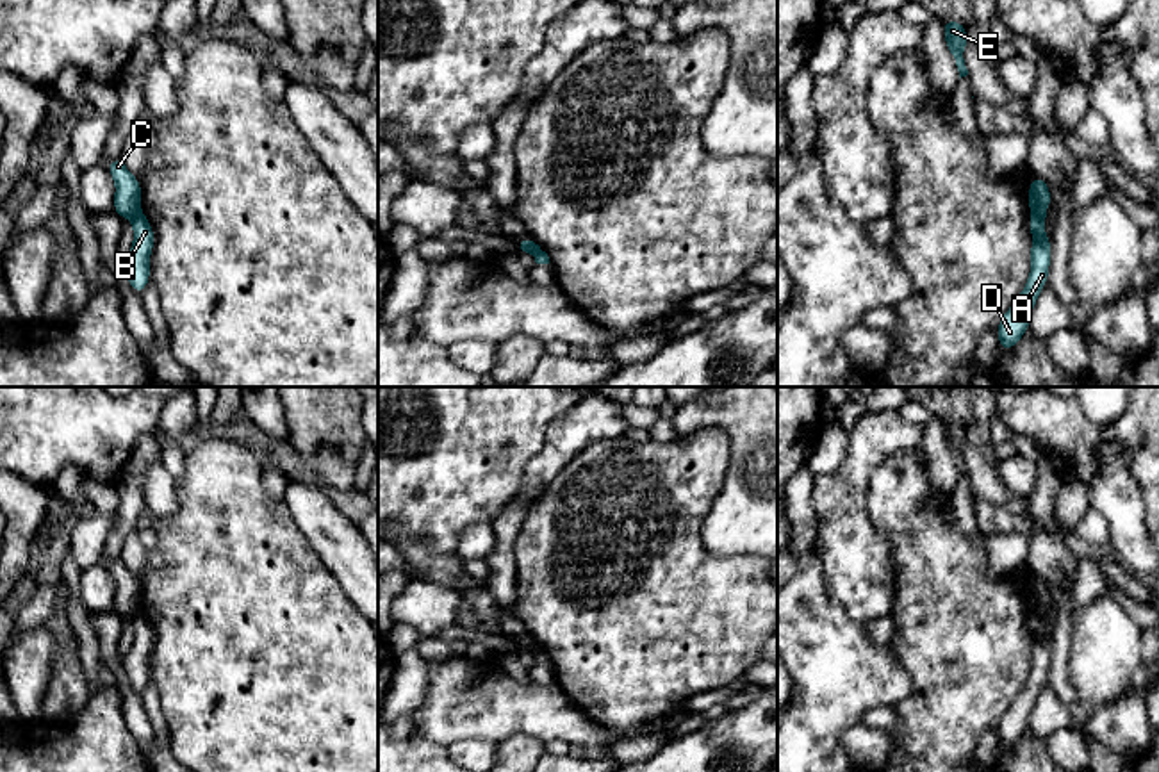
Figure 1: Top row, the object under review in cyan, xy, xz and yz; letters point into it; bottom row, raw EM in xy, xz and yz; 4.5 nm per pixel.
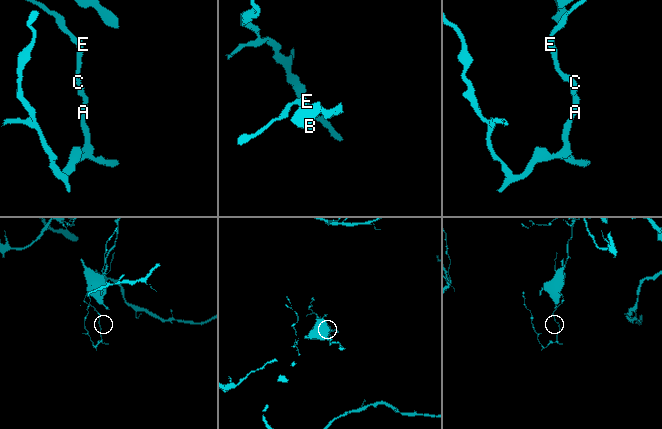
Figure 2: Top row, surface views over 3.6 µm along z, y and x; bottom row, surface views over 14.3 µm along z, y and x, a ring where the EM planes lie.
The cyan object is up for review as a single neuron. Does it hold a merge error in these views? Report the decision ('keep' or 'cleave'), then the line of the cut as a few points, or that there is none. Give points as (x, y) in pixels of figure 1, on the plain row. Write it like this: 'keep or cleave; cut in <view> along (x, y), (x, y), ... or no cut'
cleave; cut in yz along (1043, 610), (1031, 615)

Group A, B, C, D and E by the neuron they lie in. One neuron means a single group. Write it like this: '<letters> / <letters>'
A B D / C E

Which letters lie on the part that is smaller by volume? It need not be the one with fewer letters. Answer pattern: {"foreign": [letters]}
{"foreign": ["A", "B", "D"]}

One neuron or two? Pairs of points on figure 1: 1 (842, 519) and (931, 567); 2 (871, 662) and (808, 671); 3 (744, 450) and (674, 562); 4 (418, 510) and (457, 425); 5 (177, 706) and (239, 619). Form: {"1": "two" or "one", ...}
{"1": "two", "2": "one", "3": "two", "4": "one", "5": "one"}

